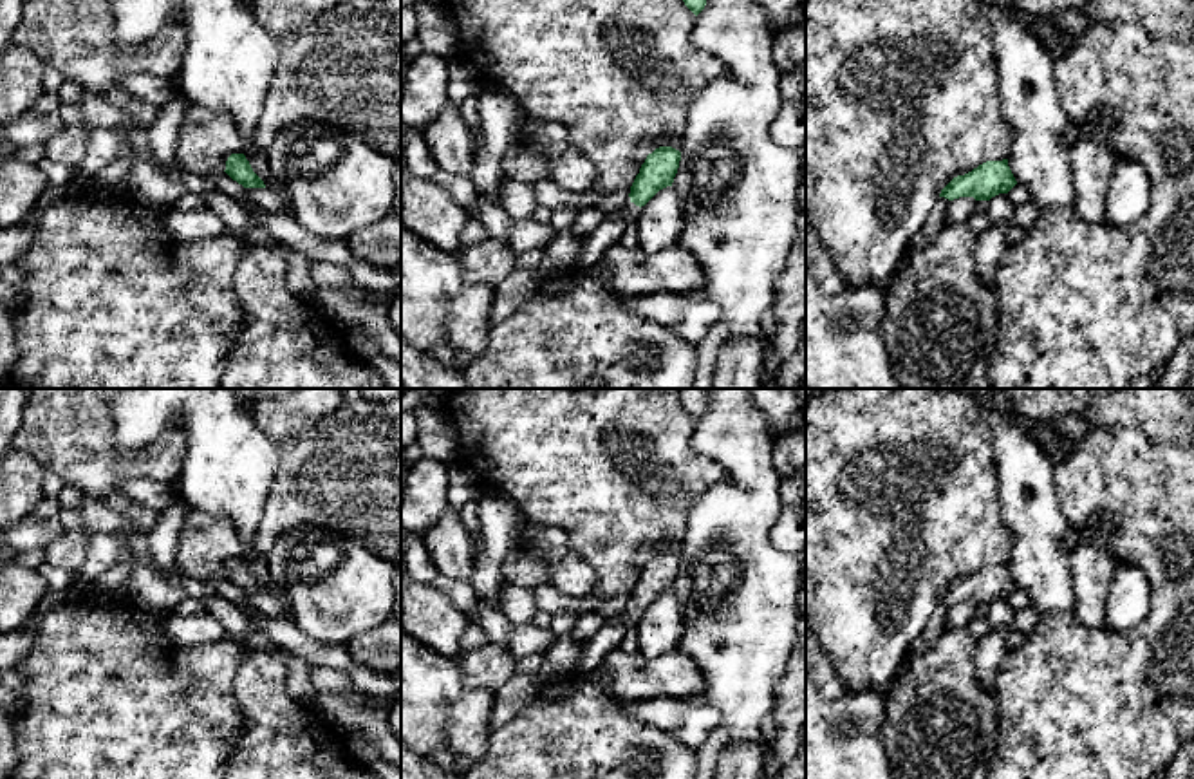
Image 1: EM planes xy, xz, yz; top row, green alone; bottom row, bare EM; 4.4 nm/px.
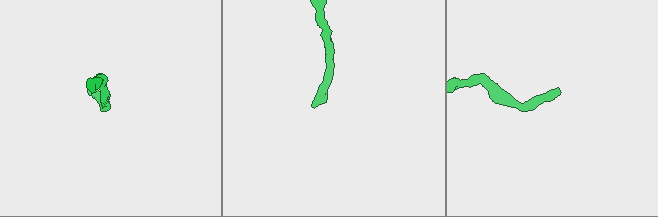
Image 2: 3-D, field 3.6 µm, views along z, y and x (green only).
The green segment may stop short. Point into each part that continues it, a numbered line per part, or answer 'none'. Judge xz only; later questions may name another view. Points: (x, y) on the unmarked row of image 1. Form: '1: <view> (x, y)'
1: xz (629, 617)

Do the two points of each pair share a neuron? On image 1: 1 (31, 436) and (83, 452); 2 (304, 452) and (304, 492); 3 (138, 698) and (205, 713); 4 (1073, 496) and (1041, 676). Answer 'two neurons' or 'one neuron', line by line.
1: one neuron
2: one neuron
3: one neuron
4: one neuron

